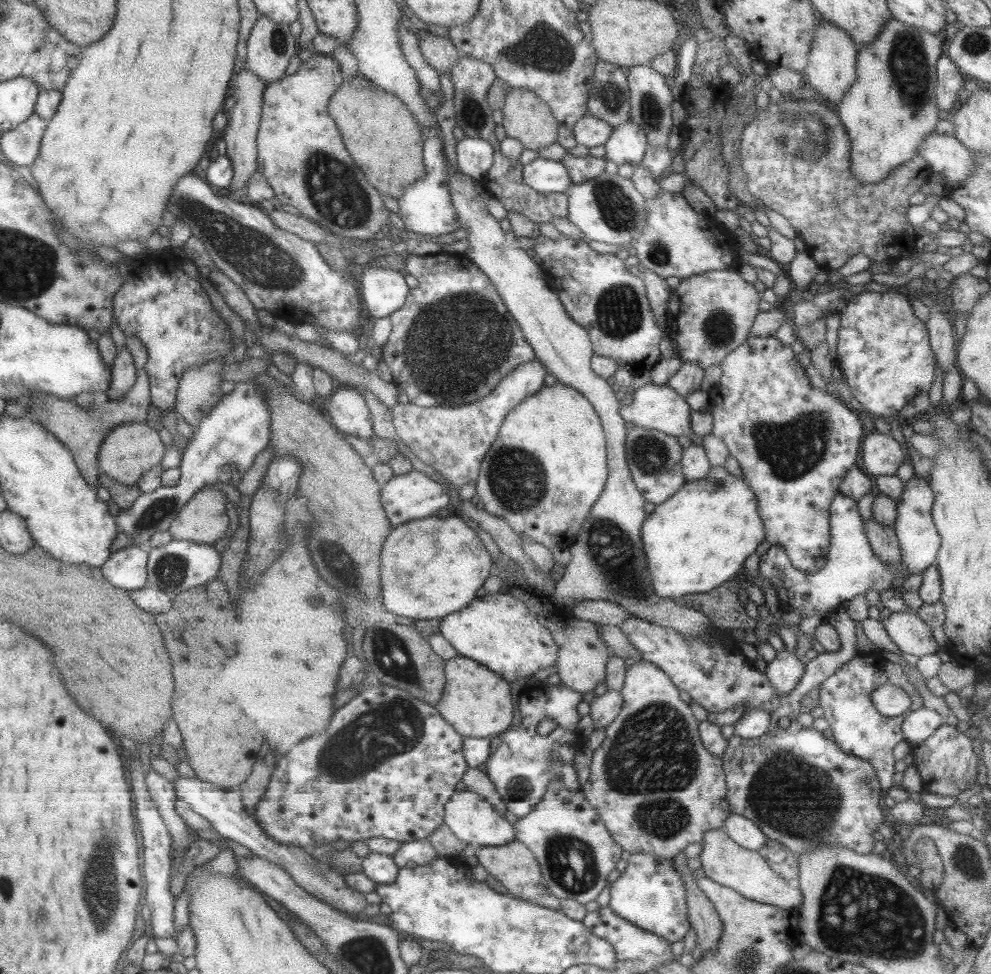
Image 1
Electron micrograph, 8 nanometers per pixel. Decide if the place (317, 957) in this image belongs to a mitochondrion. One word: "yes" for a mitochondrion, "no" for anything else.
no

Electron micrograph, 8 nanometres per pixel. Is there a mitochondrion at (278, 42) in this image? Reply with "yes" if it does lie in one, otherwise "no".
yes

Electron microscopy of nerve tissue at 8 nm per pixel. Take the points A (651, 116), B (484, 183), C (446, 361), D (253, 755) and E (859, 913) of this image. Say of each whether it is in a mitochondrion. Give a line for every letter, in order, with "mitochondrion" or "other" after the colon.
A: mitochondrion
B: other
C: mitochondrion
D: other
E: mitochondrion

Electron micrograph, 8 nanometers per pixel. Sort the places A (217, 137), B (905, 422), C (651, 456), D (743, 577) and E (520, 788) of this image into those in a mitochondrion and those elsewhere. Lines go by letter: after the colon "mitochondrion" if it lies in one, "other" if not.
A: other
B: other
C: mitochondrion
D: other
E: mitochondrion

